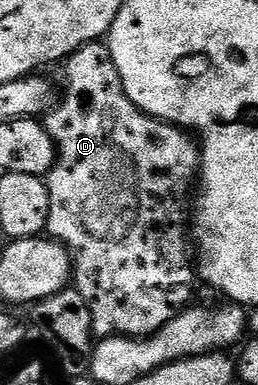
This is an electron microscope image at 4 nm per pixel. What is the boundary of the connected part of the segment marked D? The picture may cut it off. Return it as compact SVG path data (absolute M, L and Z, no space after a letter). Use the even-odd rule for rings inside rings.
M95 42L86 44L79 52L74 52L69 60L65 61L66 93L61 93L60 103L53 110L45 113L44 123L48 134L54 139L58 147L58 161L54 169L45 177L46 185L50 191L50 209L46 232L49 239L57 240L70 249L72 257L72 284L84 299L88 310L92 314L94 335L98 338L108 336L132 336L145 338L153 332L159 332L165 324L172 322L183 308L191 303L194 296L194 280L196 284L196 264L192 259L192 244L188 239L188 208L186 212L186 199L190 196L190 187L195 187L196 177L200 172L200 148L197 143L189 140L187 133L176 124L167 124L158 120L147 112L140 111L128 98L122 85L120 74L112 62L112 54L105 43Z

